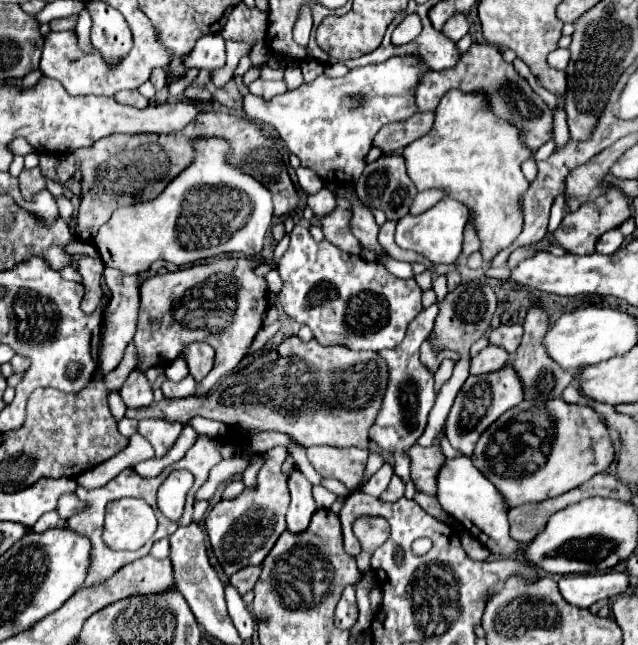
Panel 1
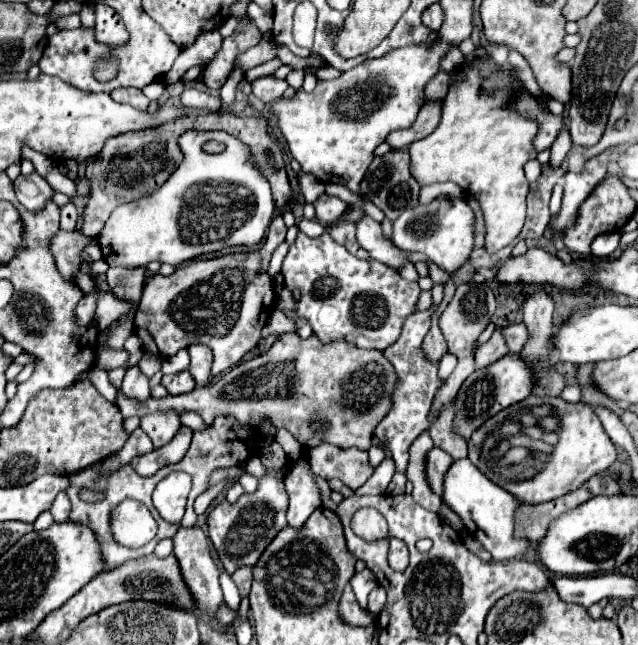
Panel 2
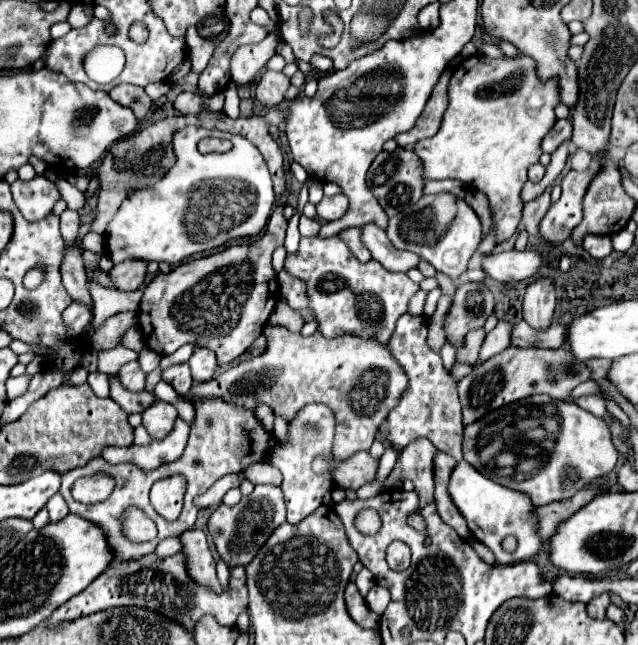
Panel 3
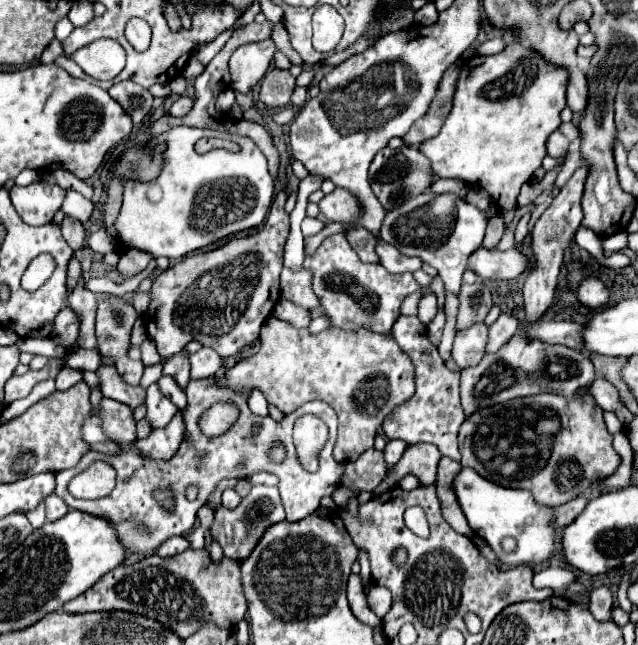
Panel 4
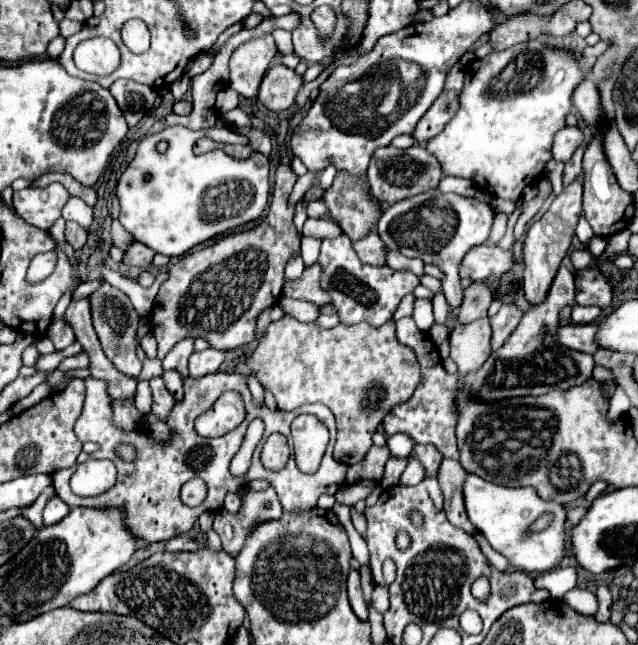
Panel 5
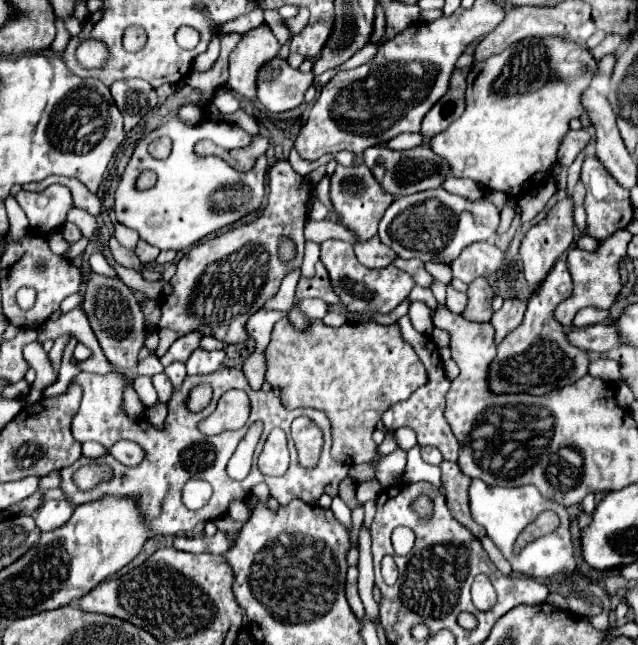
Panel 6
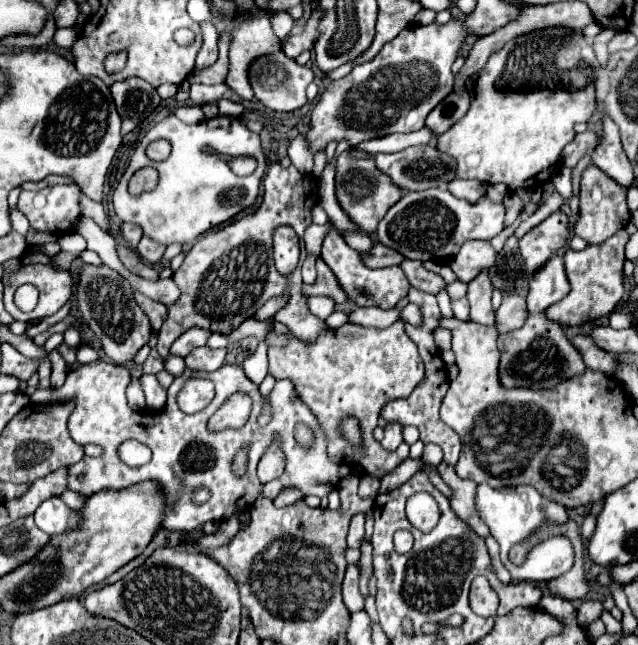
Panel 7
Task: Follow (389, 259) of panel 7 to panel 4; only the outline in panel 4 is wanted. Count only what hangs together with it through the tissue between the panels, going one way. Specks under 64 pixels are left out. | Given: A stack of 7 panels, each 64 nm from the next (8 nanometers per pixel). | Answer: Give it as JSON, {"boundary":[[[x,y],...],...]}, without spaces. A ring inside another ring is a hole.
{"boundary":[[[350,228],[346,232],[346,240],[350,242],[350,246],[362,262],[378,262],[372,244],[372,232],[368,232],[366,228]]]}

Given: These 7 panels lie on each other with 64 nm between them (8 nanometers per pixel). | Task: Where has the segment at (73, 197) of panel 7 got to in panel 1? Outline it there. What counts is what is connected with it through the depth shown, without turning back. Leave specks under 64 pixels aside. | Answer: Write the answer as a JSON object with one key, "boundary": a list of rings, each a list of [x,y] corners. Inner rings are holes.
{"boundary":[[[32,168],[32,170],[22,170],[20,172],[20,188],[24,192],[26,198],[32,198],[38,190],[44,190],[44,176],[40,172],[40,168]]]}

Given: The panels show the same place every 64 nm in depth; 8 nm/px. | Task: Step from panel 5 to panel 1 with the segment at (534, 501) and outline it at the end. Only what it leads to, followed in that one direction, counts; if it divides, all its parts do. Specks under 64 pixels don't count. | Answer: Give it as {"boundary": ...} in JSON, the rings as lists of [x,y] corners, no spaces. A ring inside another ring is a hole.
{"boundary":[[[468,456],[446,458],[446,462],[440,466],[436,474],[436,482],[436,498],[440,506],[452,518],[456,518],[476,540],[480,540],[492,554],[508,556],[520,550],[520,544],[508,536],[508,506],[504,504],[500,492],[496,492],[496,488],[490,484],[490,480],[484,478],[484,474],[478,472],[478,468],[474,468]]]}

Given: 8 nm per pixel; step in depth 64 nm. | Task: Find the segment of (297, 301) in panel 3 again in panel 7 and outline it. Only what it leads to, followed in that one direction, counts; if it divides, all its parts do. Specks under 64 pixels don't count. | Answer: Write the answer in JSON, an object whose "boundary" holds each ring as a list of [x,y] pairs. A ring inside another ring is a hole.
{"boundary":[[[322,260],[316,262],[316,270],[318,270],[316,282],[314,284],[304,284],[302,286],[302,294],[306,298],[310,298],[310,296],[328,296],[336,304],[346,302],[348,298],[344,296],[344,292],[340,292],[340,284],[336,284],[336,276],[332,274],[332,270],[328,270]]]}

